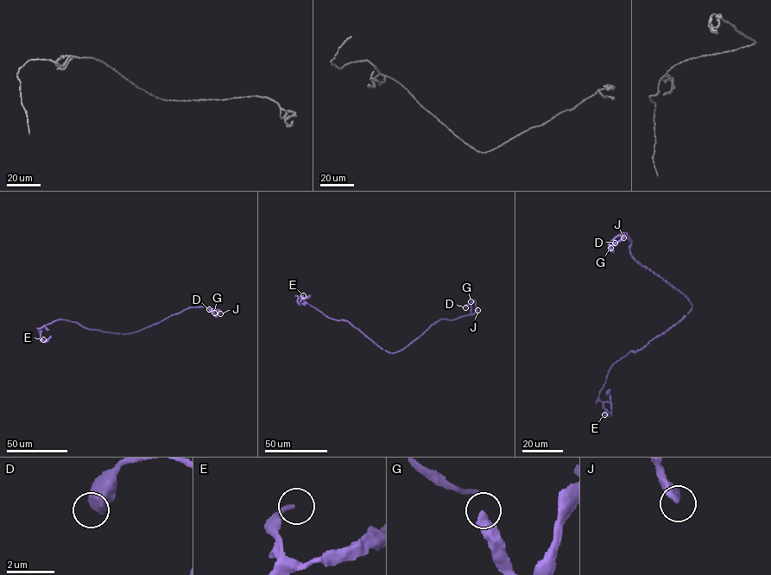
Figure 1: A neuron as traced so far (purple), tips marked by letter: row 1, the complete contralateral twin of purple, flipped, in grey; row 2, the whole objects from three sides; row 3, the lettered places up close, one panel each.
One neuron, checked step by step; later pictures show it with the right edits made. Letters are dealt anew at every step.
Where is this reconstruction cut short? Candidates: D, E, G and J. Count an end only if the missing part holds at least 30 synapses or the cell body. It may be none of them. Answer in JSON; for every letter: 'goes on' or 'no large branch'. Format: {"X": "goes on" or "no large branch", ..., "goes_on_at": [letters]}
{"D": "no large branch", "E": "no large branch", "G": "no large branch", "J": "no large branch", "goes_on_at": []}

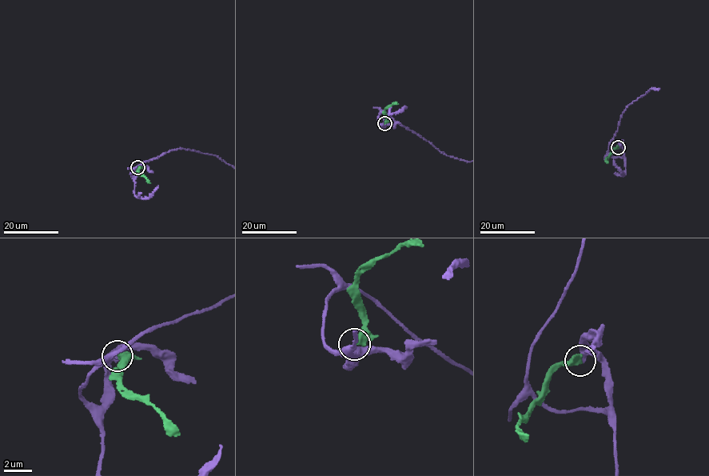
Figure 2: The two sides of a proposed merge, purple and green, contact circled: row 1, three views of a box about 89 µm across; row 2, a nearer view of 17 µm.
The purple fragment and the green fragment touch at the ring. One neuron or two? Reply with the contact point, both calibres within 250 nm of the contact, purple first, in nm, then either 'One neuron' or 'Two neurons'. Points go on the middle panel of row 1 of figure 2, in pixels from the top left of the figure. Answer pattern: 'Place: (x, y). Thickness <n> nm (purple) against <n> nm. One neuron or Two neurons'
Place: (384, 123). Thickness 300 nm (purple) against 500 nm. Two neurons

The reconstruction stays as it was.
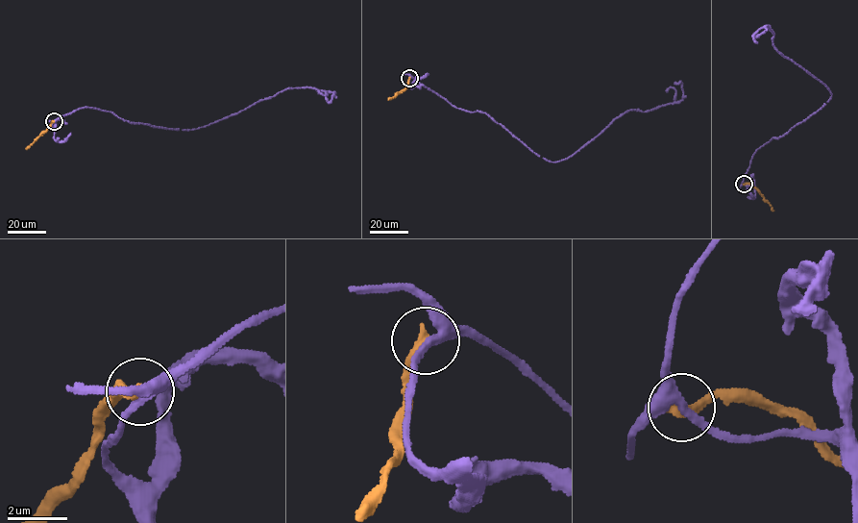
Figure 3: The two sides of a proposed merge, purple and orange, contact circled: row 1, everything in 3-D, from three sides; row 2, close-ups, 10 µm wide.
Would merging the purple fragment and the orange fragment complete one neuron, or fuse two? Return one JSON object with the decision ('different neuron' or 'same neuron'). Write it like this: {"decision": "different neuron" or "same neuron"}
{"decision": "different neuron"}

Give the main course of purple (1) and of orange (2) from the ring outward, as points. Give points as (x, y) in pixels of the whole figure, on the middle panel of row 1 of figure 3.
1: (409, 78), (455, 107), (486, 112), (539, 156), (556, 162), (626, 112), (679, 103), (682, 86), (674, 83)
2: (409, 78), (405, 88), (388, 99)

